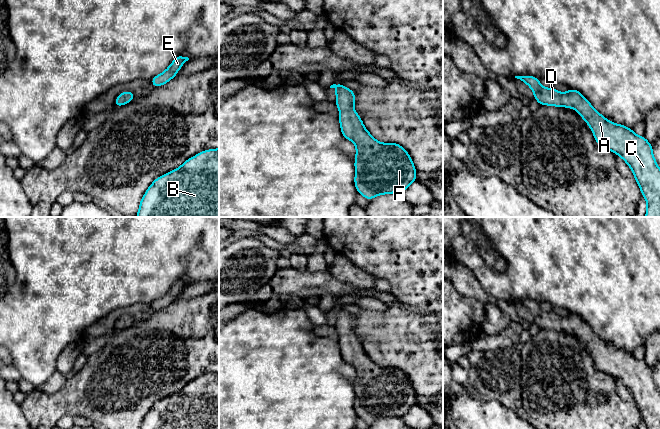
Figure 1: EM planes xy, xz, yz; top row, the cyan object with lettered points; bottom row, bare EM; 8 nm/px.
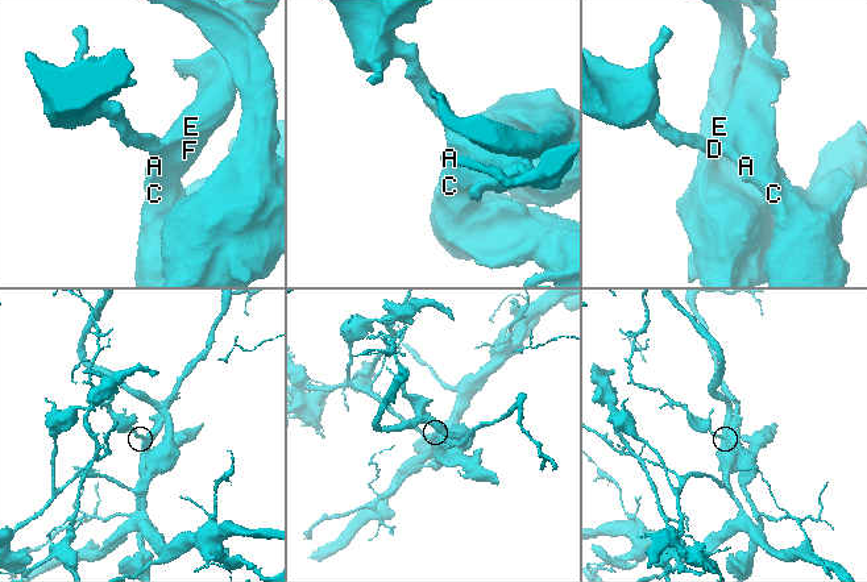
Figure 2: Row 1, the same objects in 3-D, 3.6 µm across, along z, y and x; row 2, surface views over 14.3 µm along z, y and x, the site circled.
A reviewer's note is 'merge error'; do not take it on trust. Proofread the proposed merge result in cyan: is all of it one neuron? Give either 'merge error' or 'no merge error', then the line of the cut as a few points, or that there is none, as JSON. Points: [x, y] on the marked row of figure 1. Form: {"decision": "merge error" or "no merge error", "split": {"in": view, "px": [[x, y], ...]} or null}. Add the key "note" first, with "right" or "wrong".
{"note": "wrong", "decision": "no merge error", "split": null}

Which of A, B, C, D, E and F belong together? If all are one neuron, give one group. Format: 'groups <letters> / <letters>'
groups A B C D E F

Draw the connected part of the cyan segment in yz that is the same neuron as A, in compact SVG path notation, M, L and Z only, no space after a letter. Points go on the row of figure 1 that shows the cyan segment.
M530 75L515 76L526 83L533 91L534 98L539 105L549 105L575 109L591 128L598 145L619 155L631 168L640 191L647 202L645 217L660 217L660 168L653 156L652 145L644 136L637 136L633 129L621 124L610 122L581 94L580 91L569 88L565 93L560 93L554 88L545 88L540 80Z

